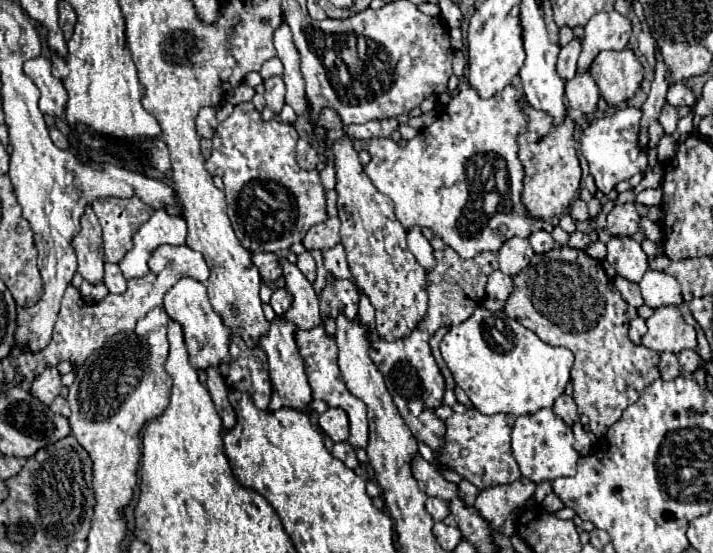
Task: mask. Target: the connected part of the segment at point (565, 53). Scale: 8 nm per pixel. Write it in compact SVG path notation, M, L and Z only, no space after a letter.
M572 38L566 46L560 48L556 70L558 70L562 80L570 80L576 74L576 62L578 62L578 56L580 56L580 44L582 42L578 38Z

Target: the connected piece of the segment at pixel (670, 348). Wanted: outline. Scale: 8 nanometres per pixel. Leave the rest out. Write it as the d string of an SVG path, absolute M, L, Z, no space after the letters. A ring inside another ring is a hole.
M660 306L654 314L646 320L648 332L642 336L642 344L656 352L674 352L680 354L682 350L694 350L696 344L696 330L686 324L678 306Z

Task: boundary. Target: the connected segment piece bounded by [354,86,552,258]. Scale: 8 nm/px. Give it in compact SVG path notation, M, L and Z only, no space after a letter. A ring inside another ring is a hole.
M506 86L490 100L480 98L476 90L466 88L450 98L446 110L442 110L440 118L432 126L418 132L418 136L408 140L404 146L398 146L390 138L354 140L354 146L366 148L372 154L366 174L382 194L392 198L396 204L396 218L406 230L414 224L430 228L434 236L442 238L462 258L472 258L486 250L500 250L500 246L514 236L528 238L538 230L552 232L550 222L528 216L528 210L522 204L524 166L518 158L518 134L526 132L526 126L528 118L522 112L522 92L514 86Z

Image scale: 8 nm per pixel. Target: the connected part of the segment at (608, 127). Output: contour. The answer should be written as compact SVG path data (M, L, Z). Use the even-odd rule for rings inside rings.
M624 108L616 110L610 118L596 118L588 124L588 128L582 130L580 136L580 150L584 158L588 160L590 174L596 180L596 186L600 192L610 194L612 188L634 174L640 174L648 166L648 156L642 154L644 150L638 146L638 122L642 112L638 108Z

